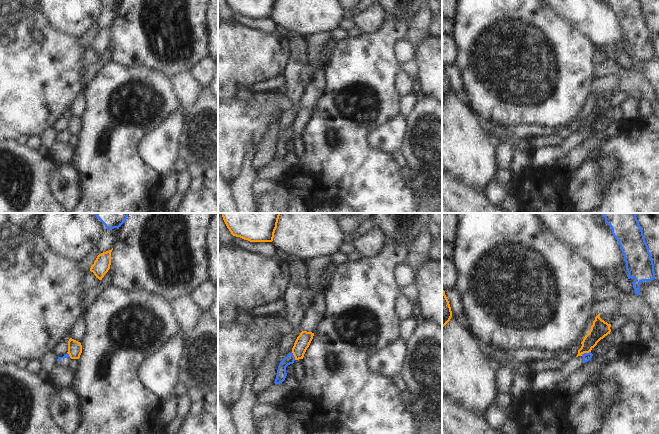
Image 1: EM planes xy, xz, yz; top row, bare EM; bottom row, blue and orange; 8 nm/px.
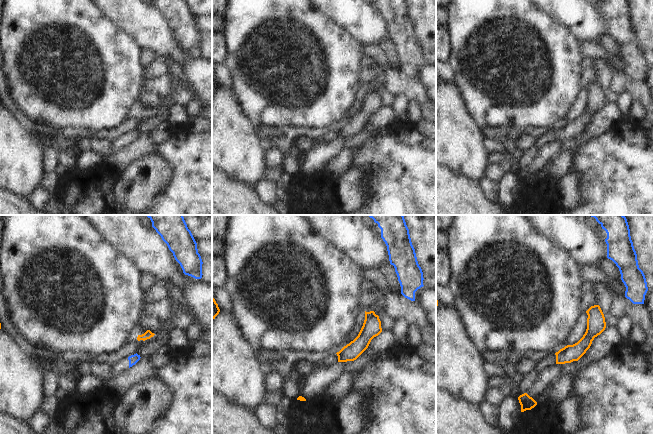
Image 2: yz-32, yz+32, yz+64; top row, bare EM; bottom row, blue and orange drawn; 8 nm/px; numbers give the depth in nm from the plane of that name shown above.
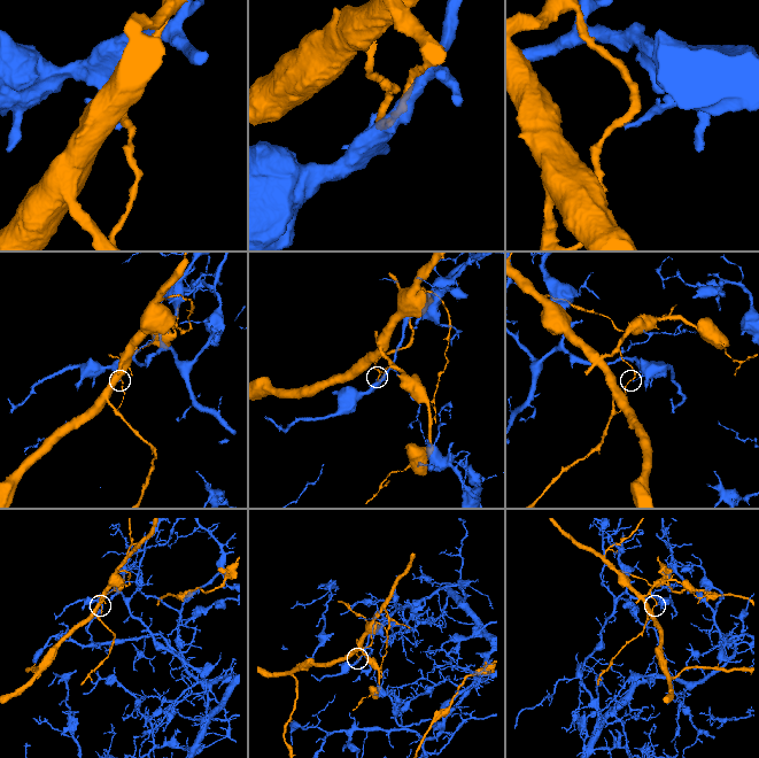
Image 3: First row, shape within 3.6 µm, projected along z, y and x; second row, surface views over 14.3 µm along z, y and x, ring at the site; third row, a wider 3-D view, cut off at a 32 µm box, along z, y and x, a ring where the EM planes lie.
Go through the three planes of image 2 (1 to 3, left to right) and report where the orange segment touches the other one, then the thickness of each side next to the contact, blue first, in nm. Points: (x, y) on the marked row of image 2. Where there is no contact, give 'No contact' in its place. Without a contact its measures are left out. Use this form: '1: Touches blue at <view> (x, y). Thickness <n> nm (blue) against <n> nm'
1: No contact
2: No contact
3: No contact

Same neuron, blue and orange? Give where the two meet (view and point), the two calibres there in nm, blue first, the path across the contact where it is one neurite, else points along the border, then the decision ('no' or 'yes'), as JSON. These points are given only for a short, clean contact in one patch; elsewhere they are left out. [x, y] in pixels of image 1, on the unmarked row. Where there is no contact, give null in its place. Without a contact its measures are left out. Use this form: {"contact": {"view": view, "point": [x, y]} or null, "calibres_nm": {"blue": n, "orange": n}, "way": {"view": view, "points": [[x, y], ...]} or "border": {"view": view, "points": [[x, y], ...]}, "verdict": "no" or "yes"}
{"contact": {"view": "yz", "point": [585, 129]}, "calibres_nm": {"blue": 60, "orange": 140}, "verdict": "no"}

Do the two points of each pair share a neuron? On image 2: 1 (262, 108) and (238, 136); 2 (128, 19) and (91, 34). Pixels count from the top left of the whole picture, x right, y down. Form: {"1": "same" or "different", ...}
{"1": "different", "2": "different"}

